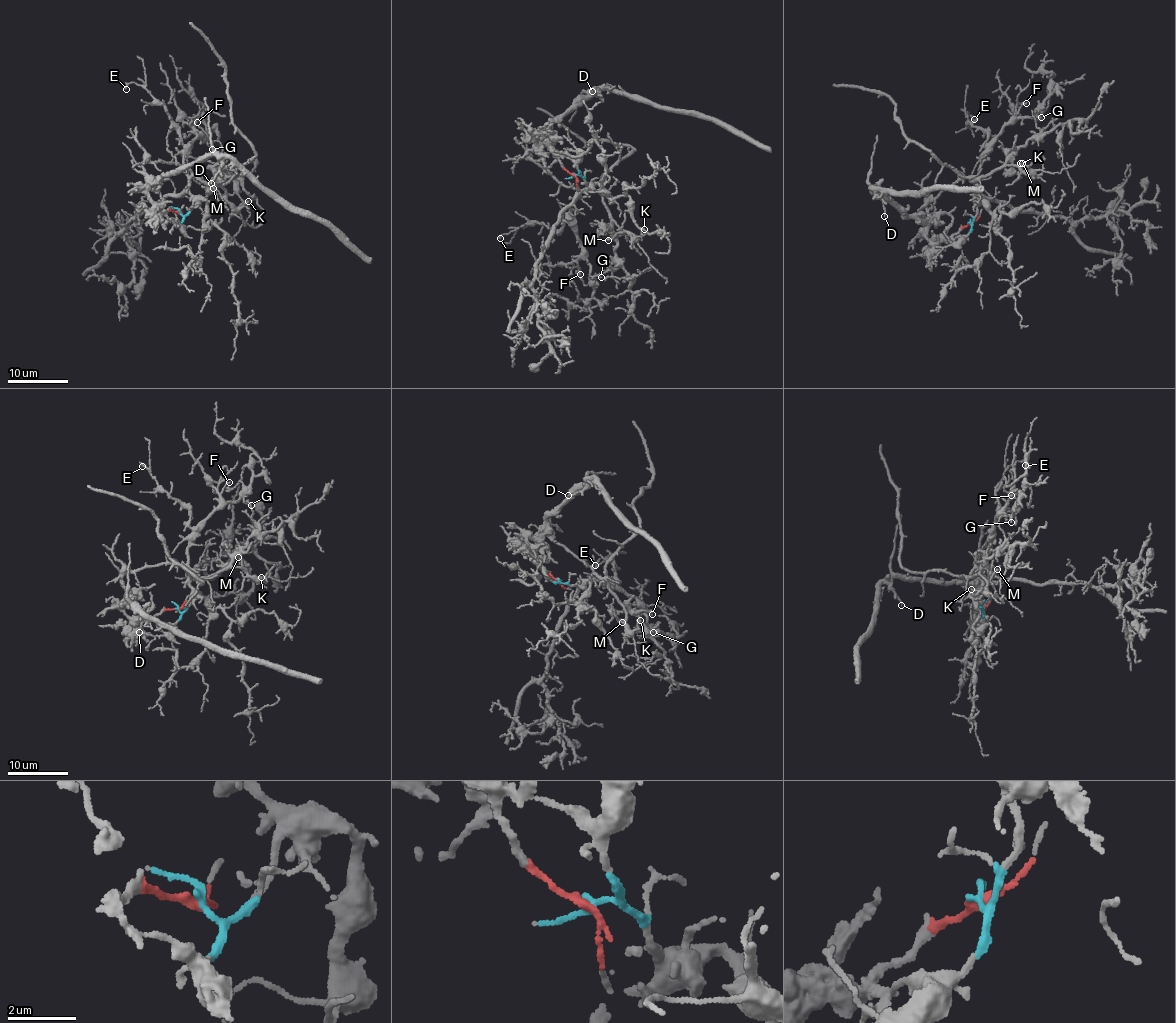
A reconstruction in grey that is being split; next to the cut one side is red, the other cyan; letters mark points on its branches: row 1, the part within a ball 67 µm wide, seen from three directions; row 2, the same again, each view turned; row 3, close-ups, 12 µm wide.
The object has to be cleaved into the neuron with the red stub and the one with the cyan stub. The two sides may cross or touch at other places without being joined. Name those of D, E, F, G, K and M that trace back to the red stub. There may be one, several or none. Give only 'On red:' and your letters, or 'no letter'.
On red: D

